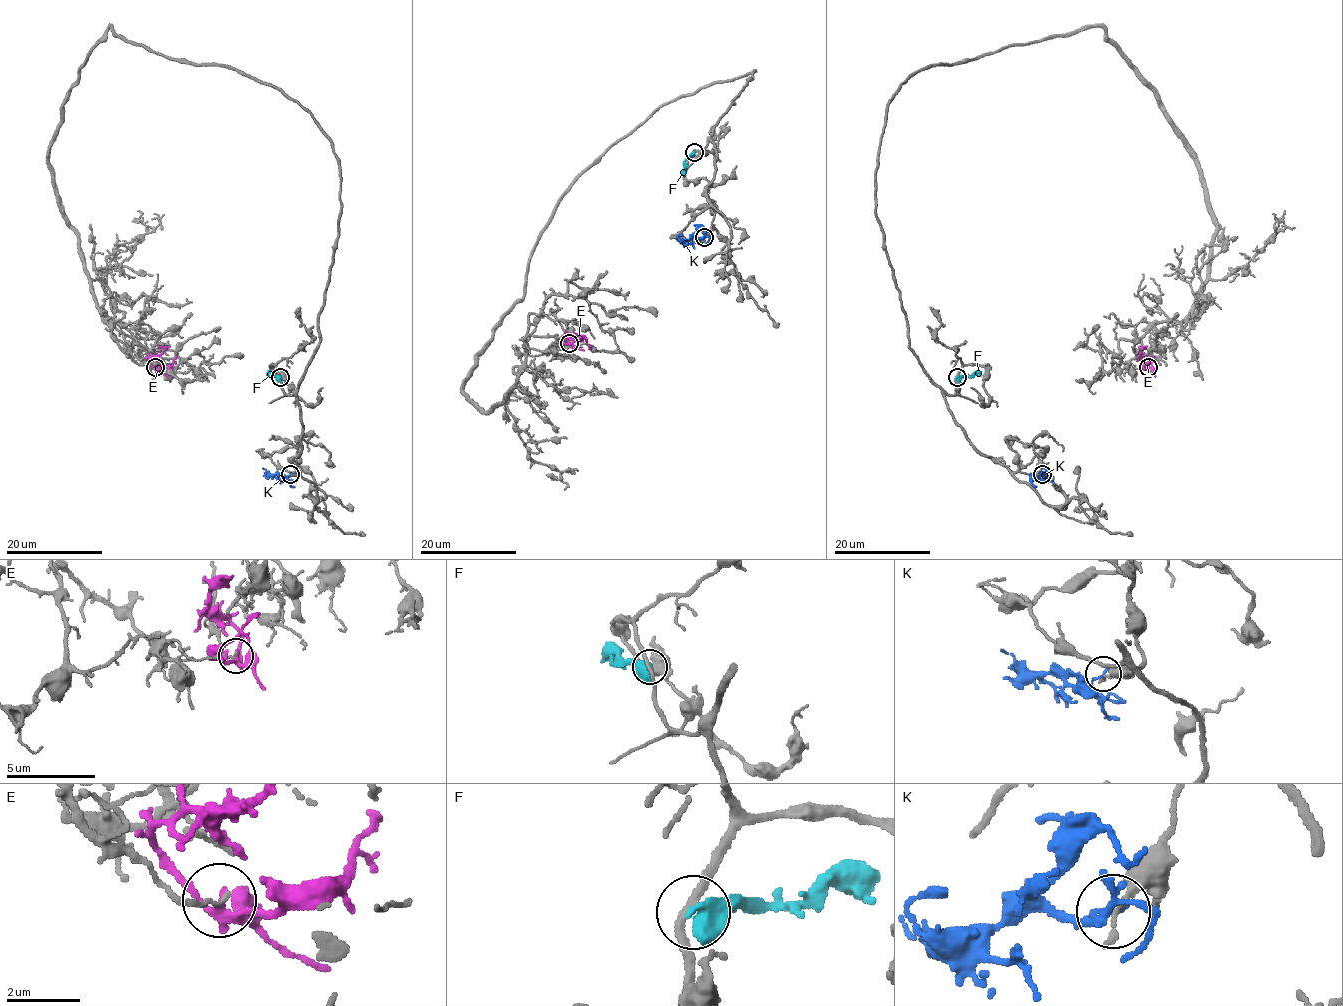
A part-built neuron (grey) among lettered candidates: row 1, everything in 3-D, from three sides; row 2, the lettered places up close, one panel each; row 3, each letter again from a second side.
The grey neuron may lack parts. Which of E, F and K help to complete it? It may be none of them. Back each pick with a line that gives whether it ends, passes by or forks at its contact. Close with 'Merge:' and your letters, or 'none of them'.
Merge: none of them

